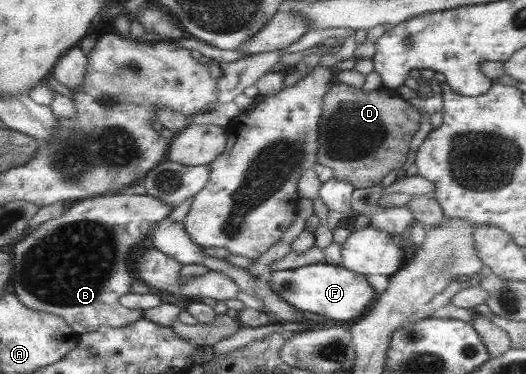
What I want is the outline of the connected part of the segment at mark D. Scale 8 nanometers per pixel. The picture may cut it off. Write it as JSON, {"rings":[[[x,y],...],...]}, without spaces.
{"rings":[[[334,83],[322,96],[322,109],[317,128],[316,162],[332,170],[332,178],[345,181],[352,189],[364,189],[379,183],[389,171],[400,168],[408,153],[408,144],[419,127],[419,113],[406,99],[393,90],[376,89],[363,93],[358,88]]]}

